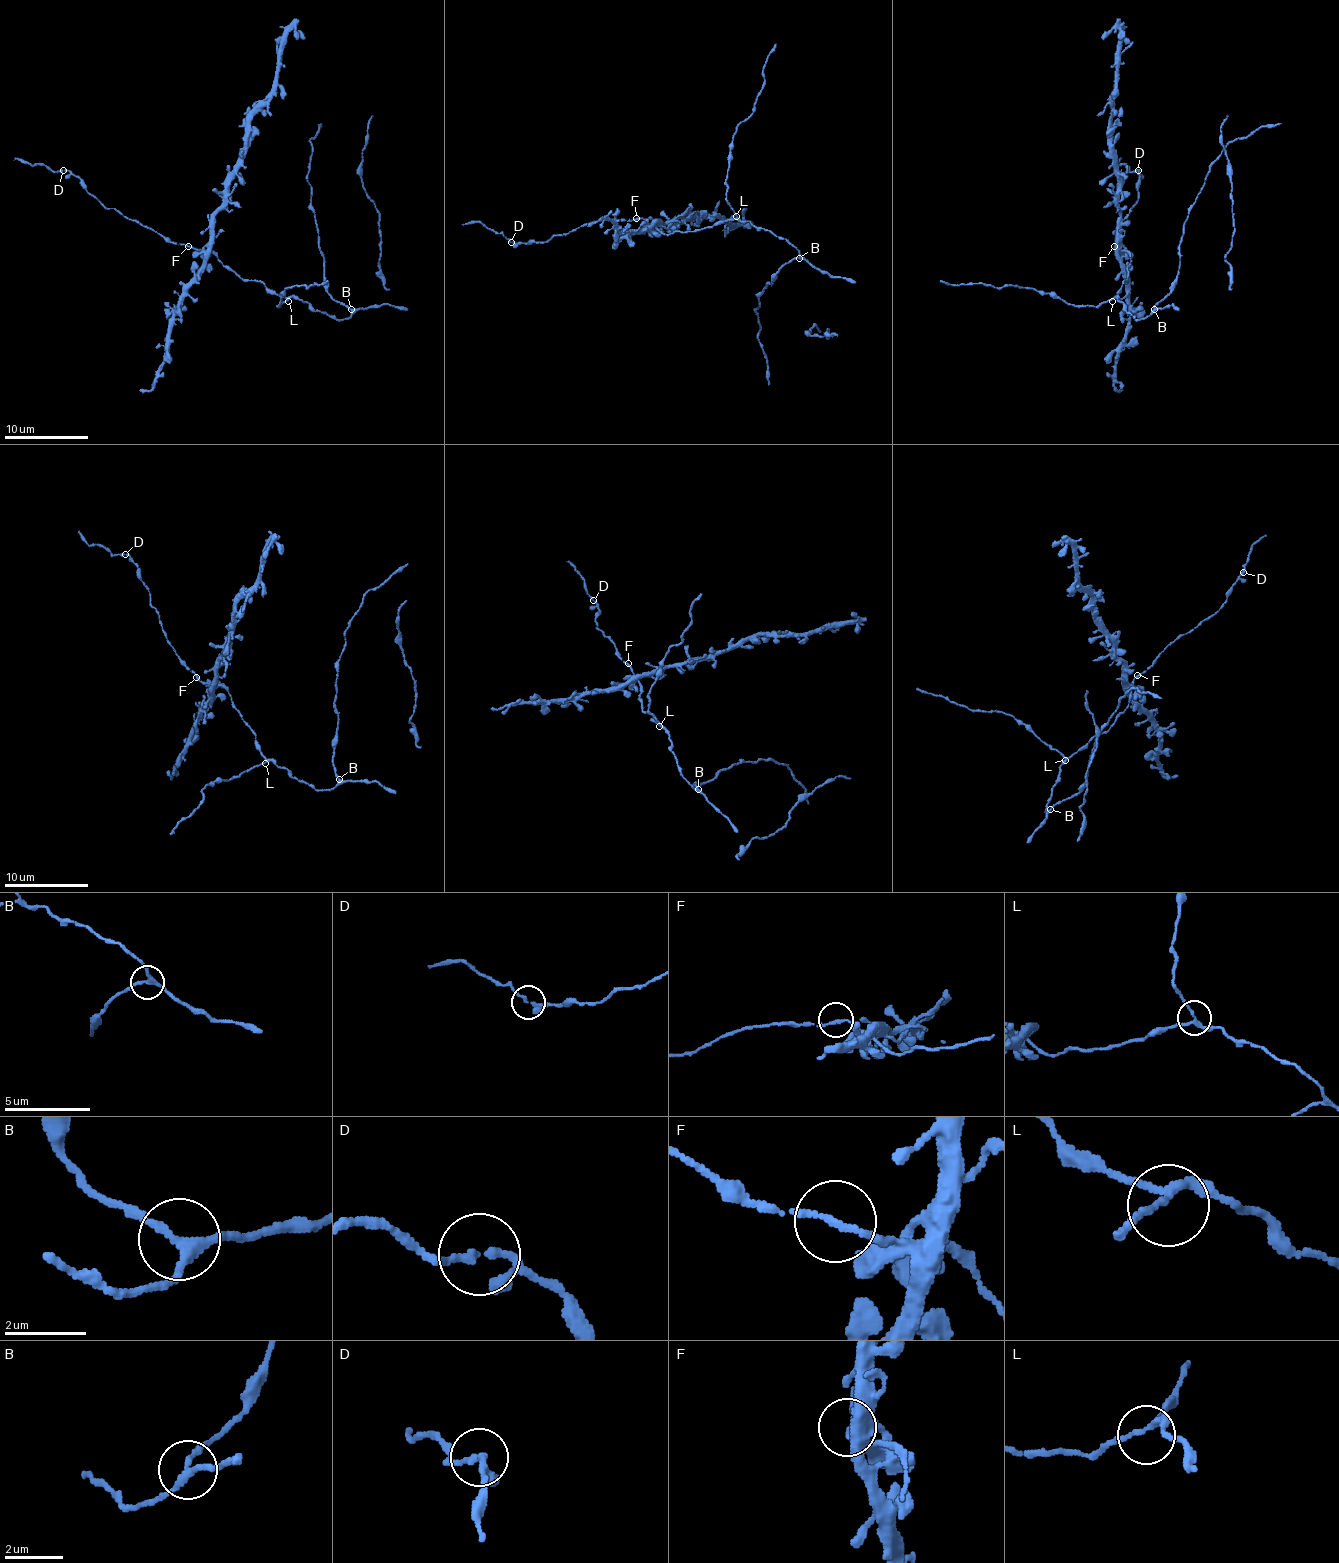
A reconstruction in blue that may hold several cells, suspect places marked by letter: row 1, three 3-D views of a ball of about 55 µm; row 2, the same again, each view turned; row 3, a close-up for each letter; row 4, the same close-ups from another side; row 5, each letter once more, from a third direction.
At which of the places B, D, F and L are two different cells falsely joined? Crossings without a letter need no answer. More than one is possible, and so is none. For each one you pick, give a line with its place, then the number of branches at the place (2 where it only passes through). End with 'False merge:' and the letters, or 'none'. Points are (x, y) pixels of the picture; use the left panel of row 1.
False merge: none

